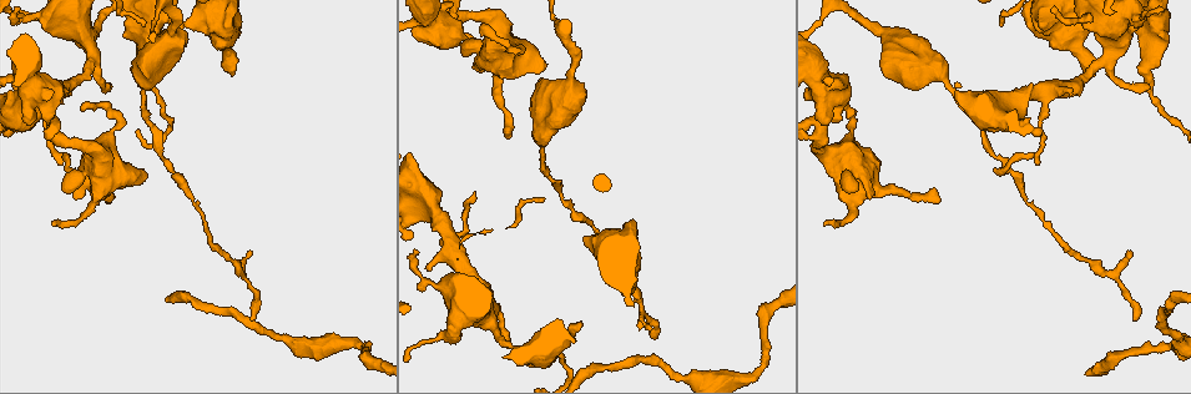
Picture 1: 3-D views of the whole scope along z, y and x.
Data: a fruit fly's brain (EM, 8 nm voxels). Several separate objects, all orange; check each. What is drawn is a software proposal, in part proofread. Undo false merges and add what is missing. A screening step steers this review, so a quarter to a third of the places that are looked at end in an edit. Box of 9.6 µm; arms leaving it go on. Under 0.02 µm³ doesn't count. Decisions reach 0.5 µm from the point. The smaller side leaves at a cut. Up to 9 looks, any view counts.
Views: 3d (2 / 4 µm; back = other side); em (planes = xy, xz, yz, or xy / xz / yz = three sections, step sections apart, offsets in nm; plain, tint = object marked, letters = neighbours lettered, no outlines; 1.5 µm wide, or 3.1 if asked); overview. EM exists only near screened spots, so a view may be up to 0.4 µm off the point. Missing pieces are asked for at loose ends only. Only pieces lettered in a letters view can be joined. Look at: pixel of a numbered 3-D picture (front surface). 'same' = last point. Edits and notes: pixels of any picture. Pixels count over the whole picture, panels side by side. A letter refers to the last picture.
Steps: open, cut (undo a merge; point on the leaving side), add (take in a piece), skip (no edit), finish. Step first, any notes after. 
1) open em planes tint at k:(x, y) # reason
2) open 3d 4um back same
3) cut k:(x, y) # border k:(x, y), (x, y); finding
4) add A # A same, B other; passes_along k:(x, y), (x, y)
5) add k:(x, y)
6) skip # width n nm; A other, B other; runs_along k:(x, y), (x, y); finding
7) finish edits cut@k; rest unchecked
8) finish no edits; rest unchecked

open em planes letters at 1:(854, 128) # sudden change in width

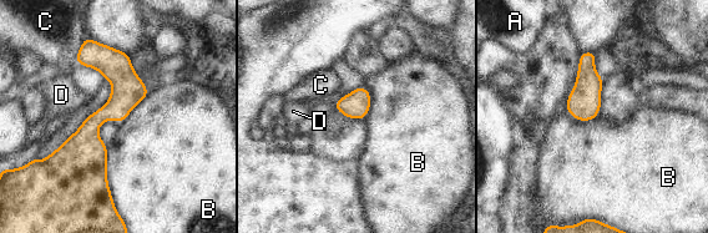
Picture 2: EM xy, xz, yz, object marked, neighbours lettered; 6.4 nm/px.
skip # longest_contact B 380 nm; A other, B other, C other, D other; border 2:(105, 145), (106, 183), (114, 202); continuous, no second cell

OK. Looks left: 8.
open 3d 4um at 1:(562, 193)

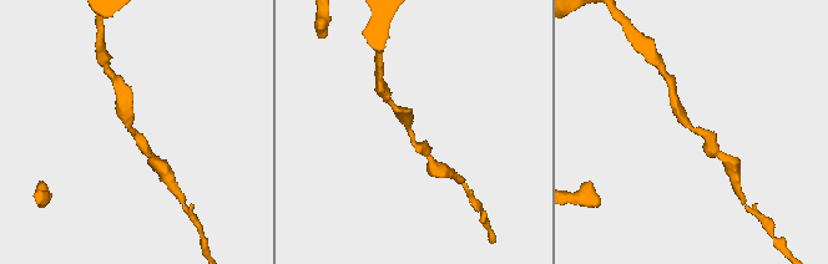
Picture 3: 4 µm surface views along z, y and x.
open em planes letters at 3:(410, 134)

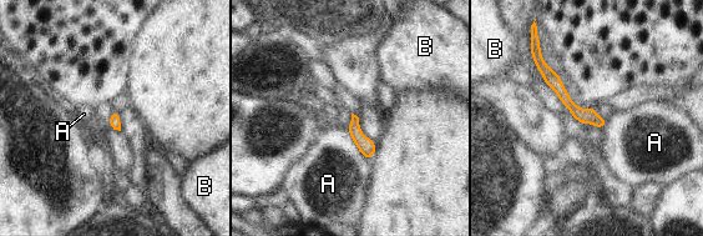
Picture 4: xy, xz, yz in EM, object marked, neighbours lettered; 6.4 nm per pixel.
skip # longest_contact A 240 nm; A other, B other; border 4:(348, 129), (358, 150), (369, 160); one cell here

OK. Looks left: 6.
open em xy step 8 letters at 1:(649, 327) # tapers out

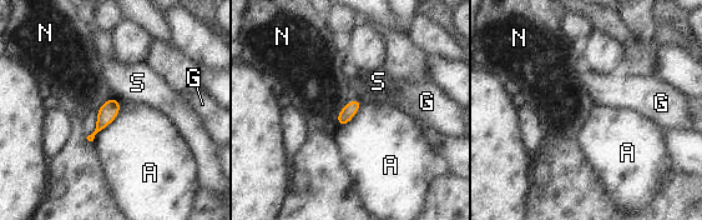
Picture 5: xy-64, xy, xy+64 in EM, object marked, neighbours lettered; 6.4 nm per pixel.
skip # width 90 nm; longest_contact A 320 nm; A other, G other, N other, S other; none of them fits

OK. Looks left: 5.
open 3d 2um at 1:(1070, 96) # free end

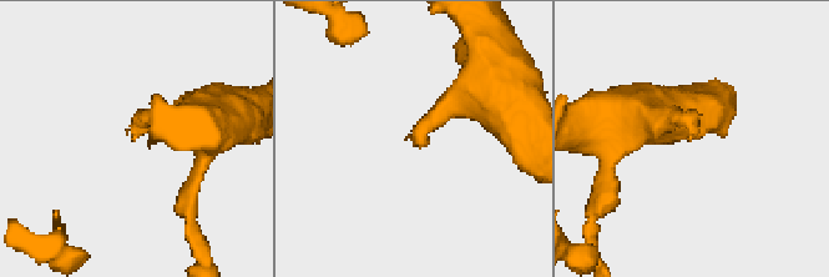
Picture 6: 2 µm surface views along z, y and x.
open em planes letters at 6:(413, 140) # now the EM

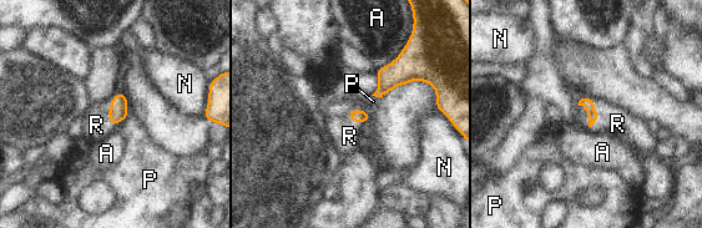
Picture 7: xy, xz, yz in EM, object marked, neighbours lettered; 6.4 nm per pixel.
add R # A other, N other, P other, R same; it goes on there

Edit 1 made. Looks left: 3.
finish edits add@7; rest unchecked

